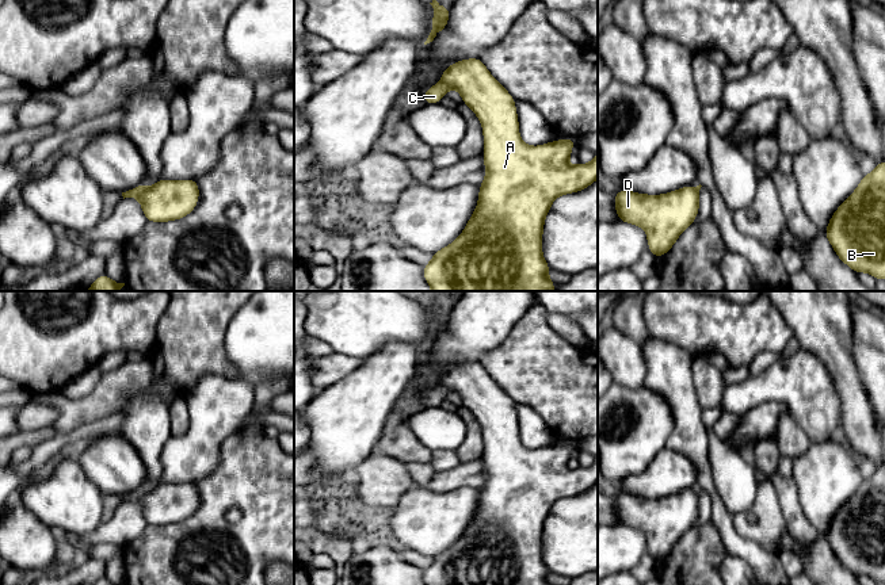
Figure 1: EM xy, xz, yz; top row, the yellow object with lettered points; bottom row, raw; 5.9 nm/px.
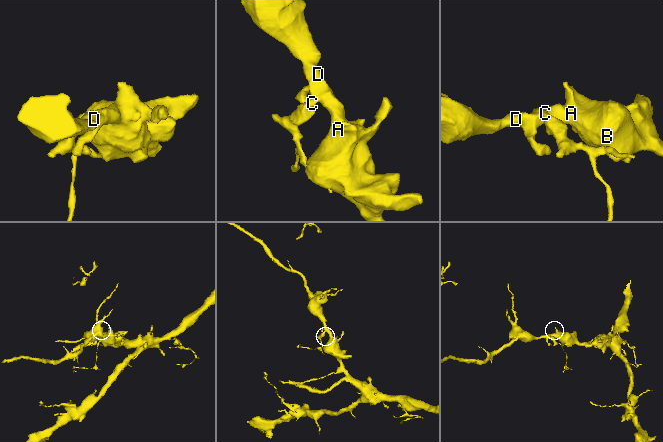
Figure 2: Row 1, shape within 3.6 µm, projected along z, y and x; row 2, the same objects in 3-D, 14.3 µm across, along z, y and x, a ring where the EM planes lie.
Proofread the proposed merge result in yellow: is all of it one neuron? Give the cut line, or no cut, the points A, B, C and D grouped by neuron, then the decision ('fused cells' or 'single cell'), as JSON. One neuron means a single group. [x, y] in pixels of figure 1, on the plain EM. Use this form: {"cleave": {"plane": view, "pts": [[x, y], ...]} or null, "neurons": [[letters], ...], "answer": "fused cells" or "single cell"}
{"cleave": {"plane": "xy", "pts": [[147, 492], [134, 500]]}, "neurons": [["A", "B", "D"], ["C"]], "answer": "fused cells"}

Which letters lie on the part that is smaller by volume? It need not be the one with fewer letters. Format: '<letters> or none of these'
C

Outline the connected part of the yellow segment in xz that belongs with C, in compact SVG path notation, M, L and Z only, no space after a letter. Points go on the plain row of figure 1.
M438 386L432 390L430 390L426 395L424 395L424 408L435 408L435 406L440 406L440 404L445 401L446 395L450 393L450 390L447 387L443 386Z

